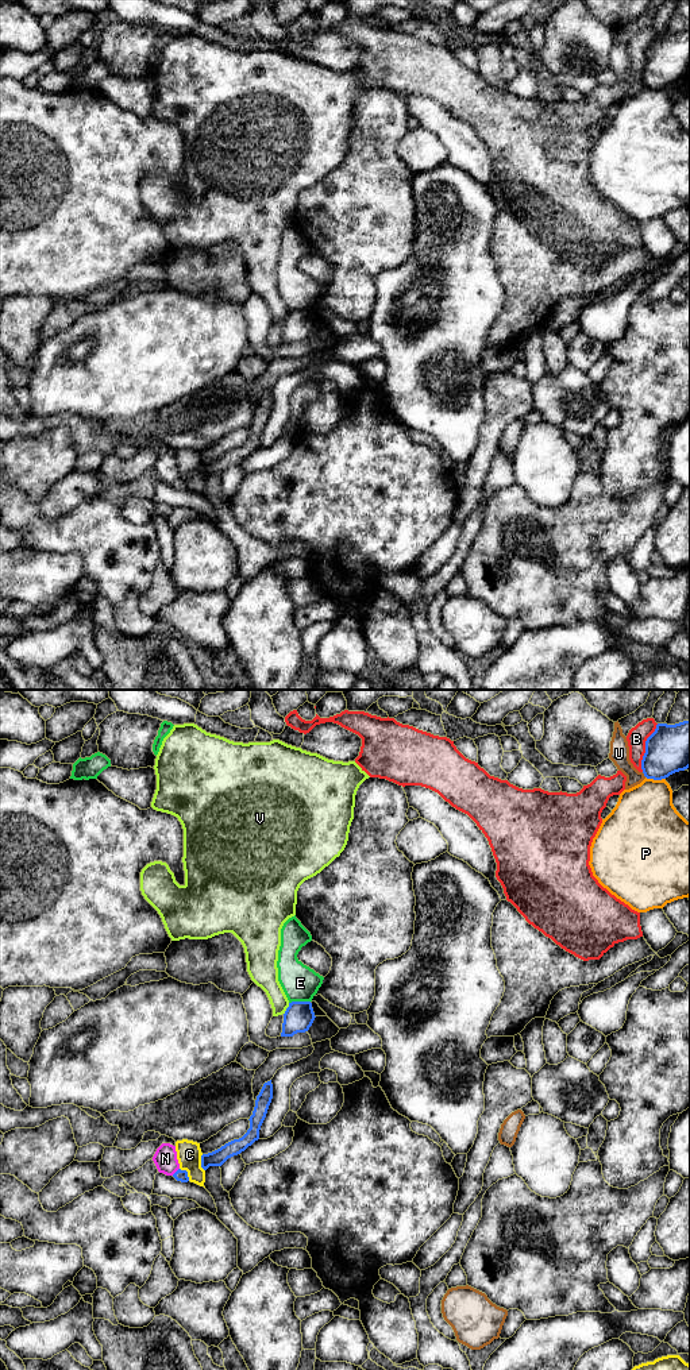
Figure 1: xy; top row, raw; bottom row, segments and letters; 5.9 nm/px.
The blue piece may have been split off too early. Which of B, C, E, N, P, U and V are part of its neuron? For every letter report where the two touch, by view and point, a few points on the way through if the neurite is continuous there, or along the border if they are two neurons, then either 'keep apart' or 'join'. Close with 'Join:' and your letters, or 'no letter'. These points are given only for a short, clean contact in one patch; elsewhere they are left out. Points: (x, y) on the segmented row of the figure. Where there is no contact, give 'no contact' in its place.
B: xy (646, 748) | keep apart
C: xy (201, 1162) | keep apart
E: xy (299, 1002) | along xy (309, 1000), (292, 1000), (289, 1003) | keep apart
N: xy (176, 1172) | keep apart
P: xy (655, 779) | keep apart
U: xy (644, 775) | along xy (642, 772), (646, 776) | keep apart
V: xy (286, 1008) | keep apart
Join: no letter

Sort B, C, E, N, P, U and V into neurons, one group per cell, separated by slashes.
B / C / E / N / P / U / V

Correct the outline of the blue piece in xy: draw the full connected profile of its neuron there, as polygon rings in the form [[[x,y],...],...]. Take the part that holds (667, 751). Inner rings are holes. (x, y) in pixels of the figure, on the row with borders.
[[[690,719],[675,725],[658,723],[645,741],[641,769],[647,779],[662,780],[690,767]]]

